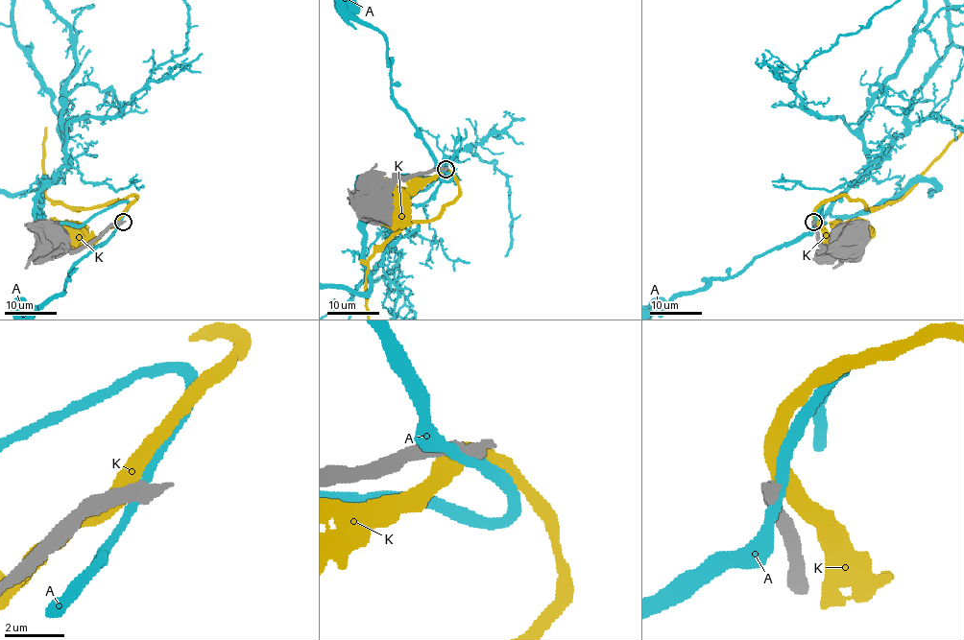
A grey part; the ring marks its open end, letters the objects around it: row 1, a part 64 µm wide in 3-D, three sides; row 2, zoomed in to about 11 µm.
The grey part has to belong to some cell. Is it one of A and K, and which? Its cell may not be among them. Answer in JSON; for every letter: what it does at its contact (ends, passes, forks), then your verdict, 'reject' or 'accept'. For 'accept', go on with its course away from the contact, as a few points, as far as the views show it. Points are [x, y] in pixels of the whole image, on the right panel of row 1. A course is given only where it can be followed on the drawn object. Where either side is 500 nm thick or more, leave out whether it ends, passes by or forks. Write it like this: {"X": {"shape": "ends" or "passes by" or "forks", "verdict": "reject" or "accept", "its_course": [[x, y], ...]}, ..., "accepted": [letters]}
{"A": {"verdict": "reject"}, "K": {"verdict": "reject"}, "accepted": []}

